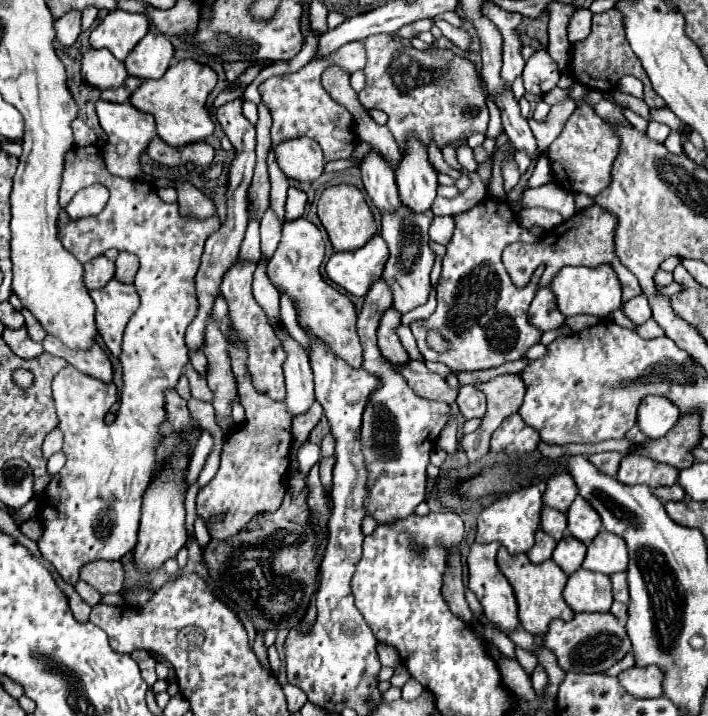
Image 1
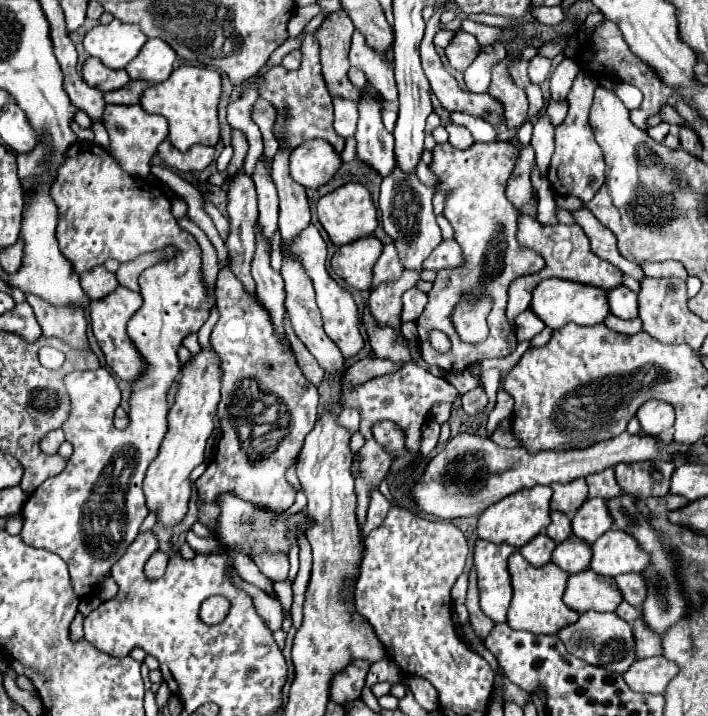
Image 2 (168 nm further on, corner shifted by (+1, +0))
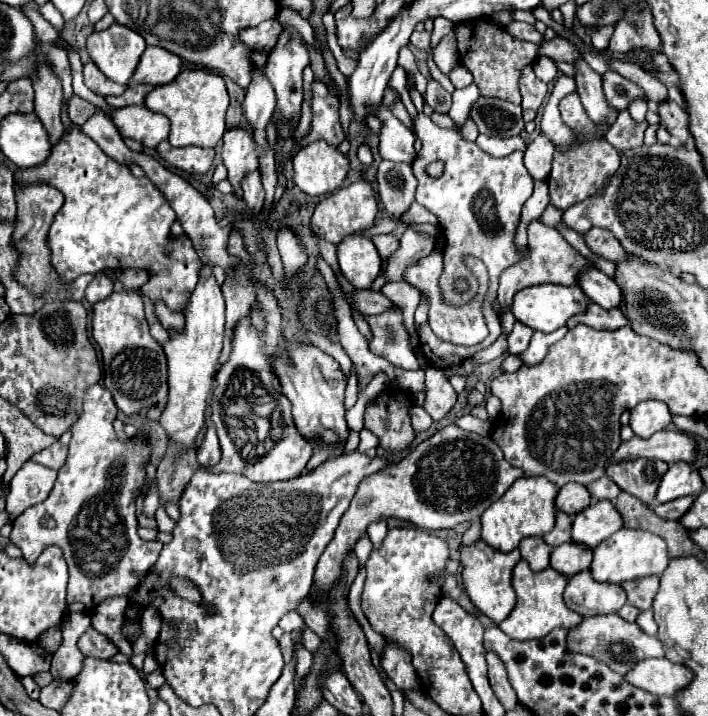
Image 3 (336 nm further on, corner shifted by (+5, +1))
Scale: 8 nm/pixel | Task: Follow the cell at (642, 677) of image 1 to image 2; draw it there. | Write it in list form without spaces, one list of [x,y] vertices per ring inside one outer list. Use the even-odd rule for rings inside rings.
[[[652,656],[648,660],[638,660],[624,674],[626,684],[634,692],[650,692],[664,694],[668,682],[676,676],[678,666],[666,660],[664,656]]]

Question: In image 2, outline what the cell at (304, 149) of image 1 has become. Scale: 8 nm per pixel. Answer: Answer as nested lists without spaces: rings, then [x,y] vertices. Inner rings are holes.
[[[308,140],[290,156],[290,176],[304,188],[328,184],[340,166],[340,154],[324,140]]]

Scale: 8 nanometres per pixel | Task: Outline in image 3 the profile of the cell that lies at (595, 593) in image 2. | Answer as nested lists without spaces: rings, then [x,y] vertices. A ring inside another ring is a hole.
[[[582,571],[568,577],[564,601],[582,617],[592,617],[618,613],[618,609],[626,603],[626,593],[620,585],[598,583],[596,579],[592,579],[590,571]]]

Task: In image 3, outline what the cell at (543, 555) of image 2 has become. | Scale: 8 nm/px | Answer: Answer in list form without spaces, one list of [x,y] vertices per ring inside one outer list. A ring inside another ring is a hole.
[[[524,537],[520,541],[520,553],[522,559],[528,561],[528,565],[532,567],[532,571],[540,571],[546,569],[550,565],[550,547],[544,543],[542,537]]]

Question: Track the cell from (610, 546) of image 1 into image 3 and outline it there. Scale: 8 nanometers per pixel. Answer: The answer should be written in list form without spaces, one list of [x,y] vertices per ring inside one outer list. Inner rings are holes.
[[[622,527],[620,531],[616,531],[606,541],[594,547],[594,561],[590,565],[590,573],[596,581],[624,583],[636,577],[662,575],[668,563],[670,563],[670,555],[668,555],[666,543],[658,535],[652,535],[650,531]]]

